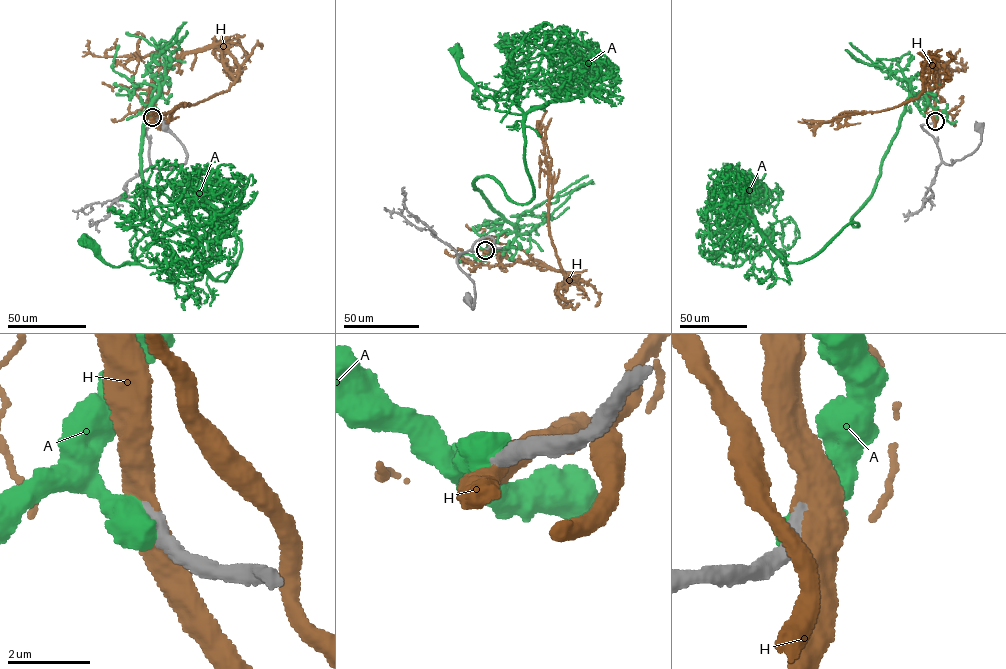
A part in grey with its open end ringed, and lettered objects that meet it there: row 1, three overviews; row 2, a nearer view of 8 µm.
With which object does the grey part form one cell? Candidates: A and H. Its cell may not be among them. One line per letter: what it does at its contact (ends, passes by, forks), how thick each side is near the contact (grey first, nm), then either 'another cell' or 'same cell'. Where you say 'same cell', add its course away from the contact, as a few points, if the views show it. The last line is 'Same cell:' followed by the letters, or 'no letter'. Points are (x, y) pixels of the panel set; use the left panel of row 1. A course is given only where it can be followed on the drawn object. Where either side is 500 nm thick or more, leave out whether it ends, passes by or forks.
A: 440 nm thick on the grey side, 500 nm on the other; another cell
H: 440 nm thick on the grey side, 550 nm on the other; same cell
Same cell: H

